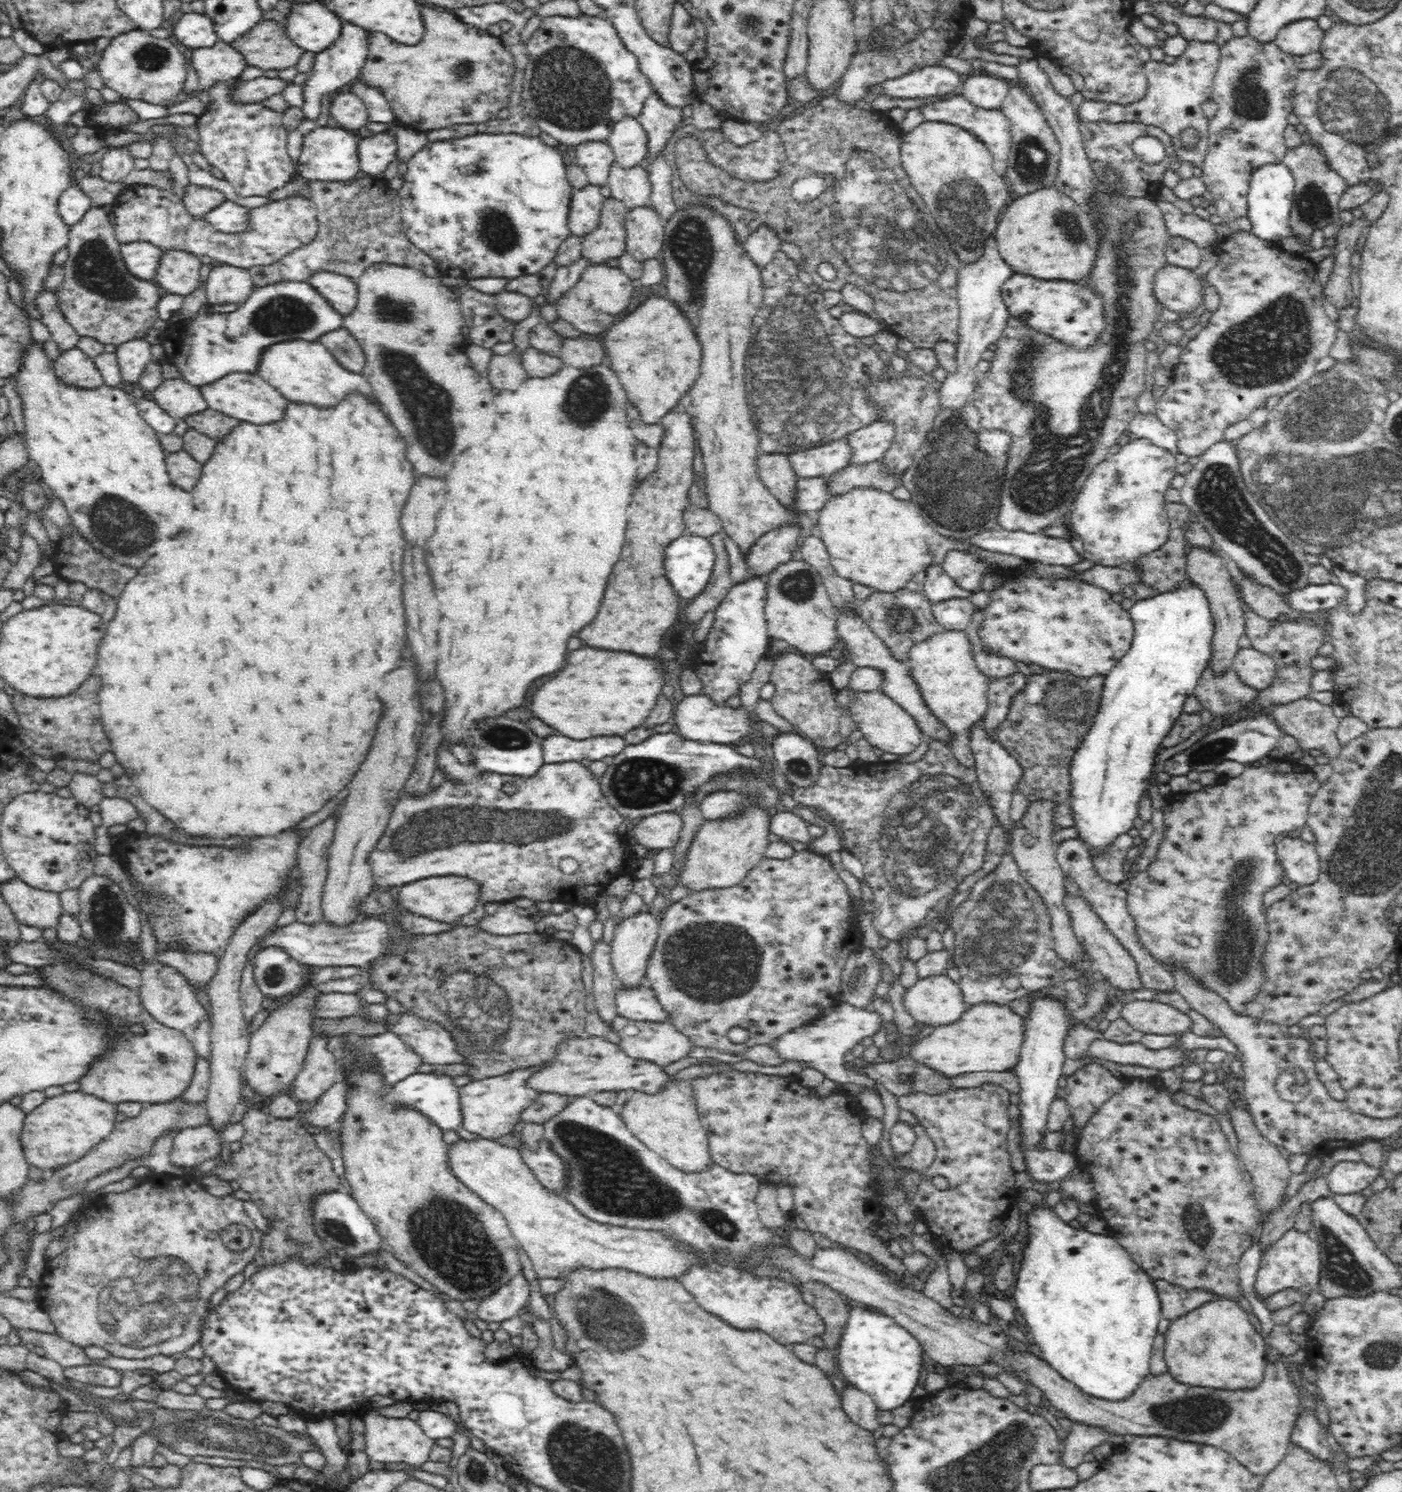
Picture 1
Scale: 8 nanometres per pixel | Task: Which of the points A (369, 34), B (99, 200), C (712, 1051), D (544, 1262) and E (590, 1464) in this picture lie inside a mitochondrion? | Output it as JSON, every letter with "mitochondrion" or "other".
{"A":"other","B":"other","C":"other","D":"other","E":"mitochondrion"}

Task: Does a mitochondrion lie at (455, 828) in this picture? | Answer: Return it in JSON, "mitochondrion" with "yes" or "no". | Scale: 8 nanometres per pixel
{"mitochondrion":"yes"}

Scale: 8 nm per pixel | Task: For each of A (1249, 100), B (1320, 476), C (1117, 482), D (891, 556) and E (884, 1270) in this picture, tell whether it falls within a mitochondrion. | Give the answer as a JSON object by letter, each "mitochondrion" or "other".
{"A":"mitochondrion","B":"mitochondrion","C":"mitochondrion","D":"other","E":"other"}

